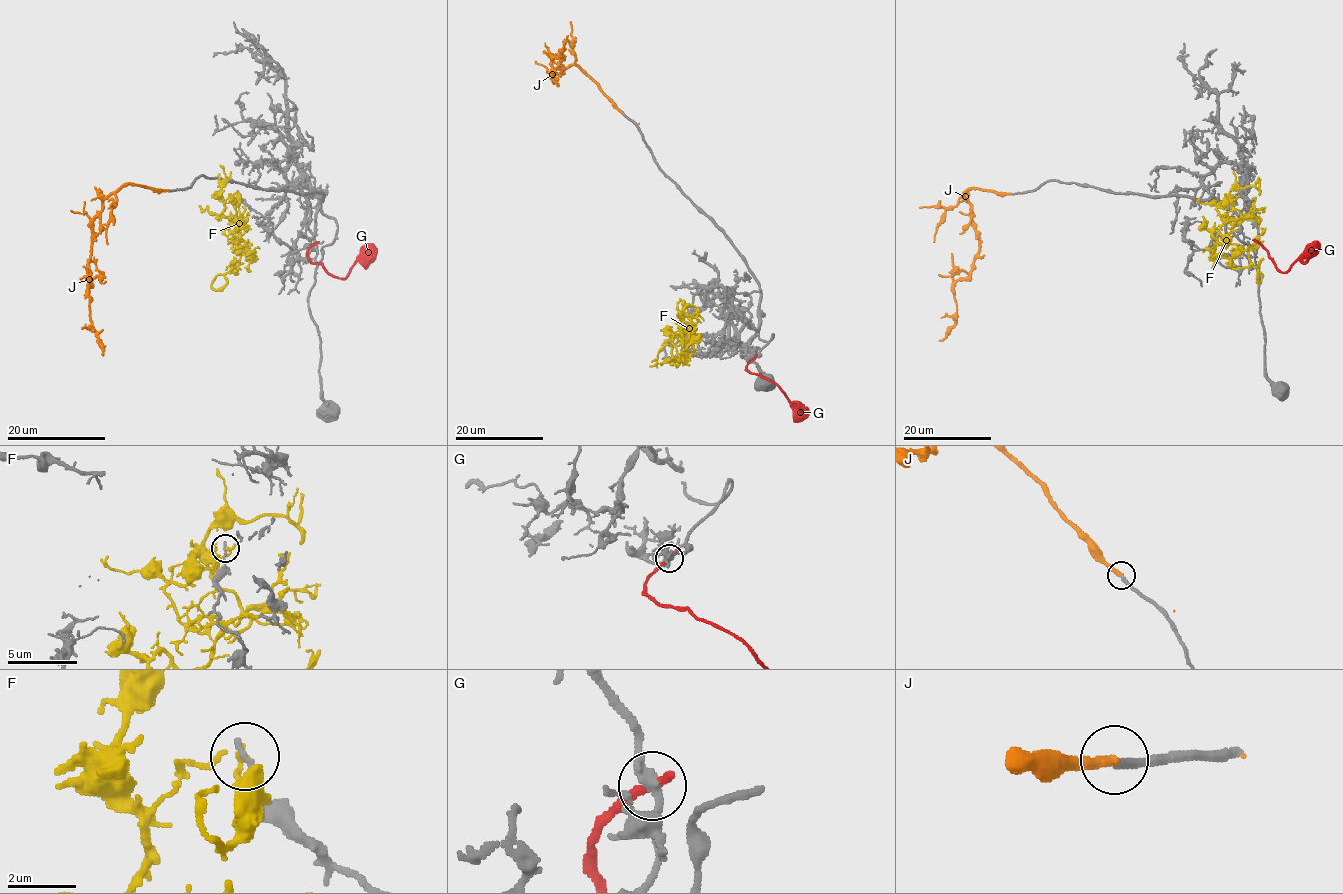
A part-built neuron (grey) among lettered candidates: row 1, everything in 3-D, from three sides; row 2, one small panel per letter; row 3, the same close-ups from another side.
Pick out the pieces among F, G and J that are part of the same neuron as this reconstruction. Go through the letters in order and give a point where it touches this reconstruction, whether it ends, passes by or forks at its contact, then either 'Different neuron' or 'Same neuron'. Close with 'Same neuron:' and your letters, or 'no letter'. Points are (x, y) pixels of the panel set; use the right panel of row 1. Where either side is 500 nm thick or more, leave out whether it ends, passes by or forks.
F: Touches grey at (1236, 196). It ends there. Different neuron
G: Touches grey at (1256, 241). It ends there. Different neuron
J: Touches grey at (1010, 193). It ends there. Same neuron
Same neuron: J

